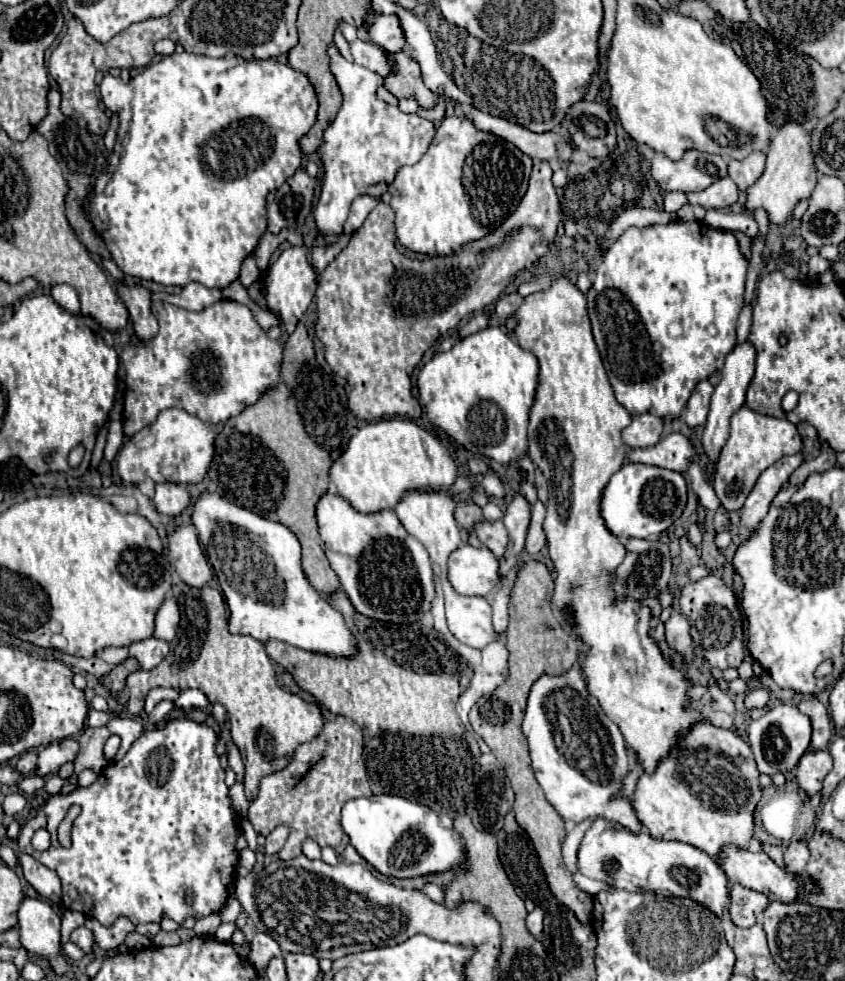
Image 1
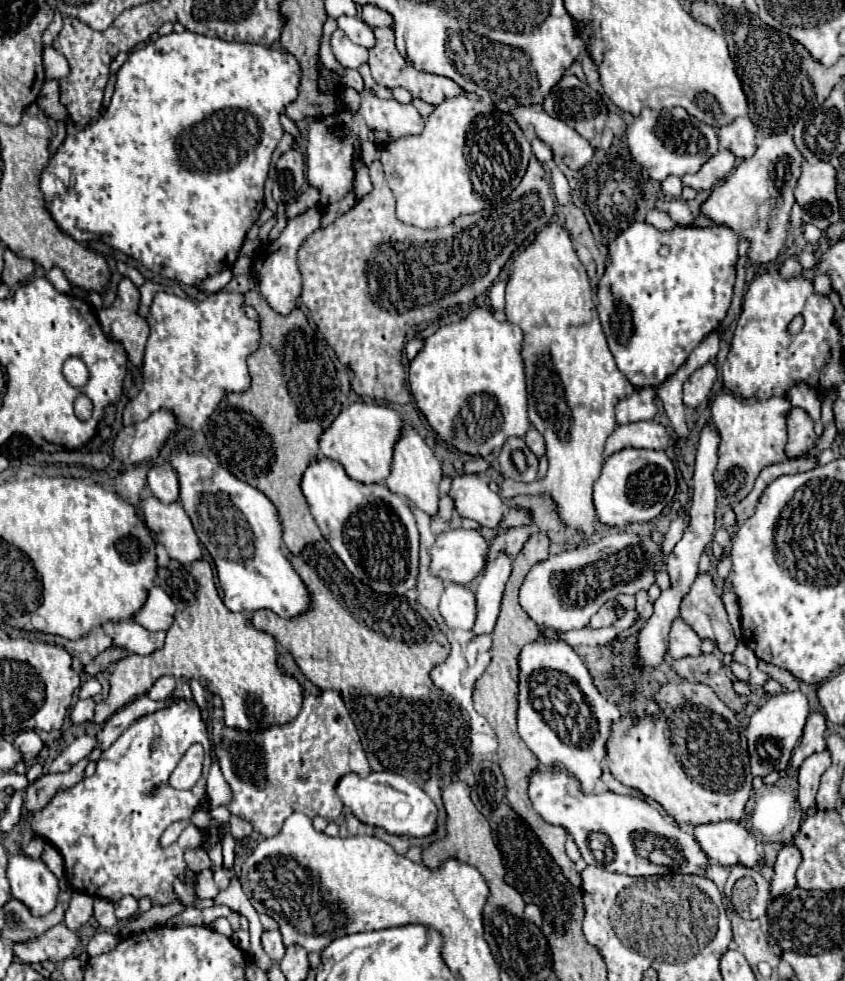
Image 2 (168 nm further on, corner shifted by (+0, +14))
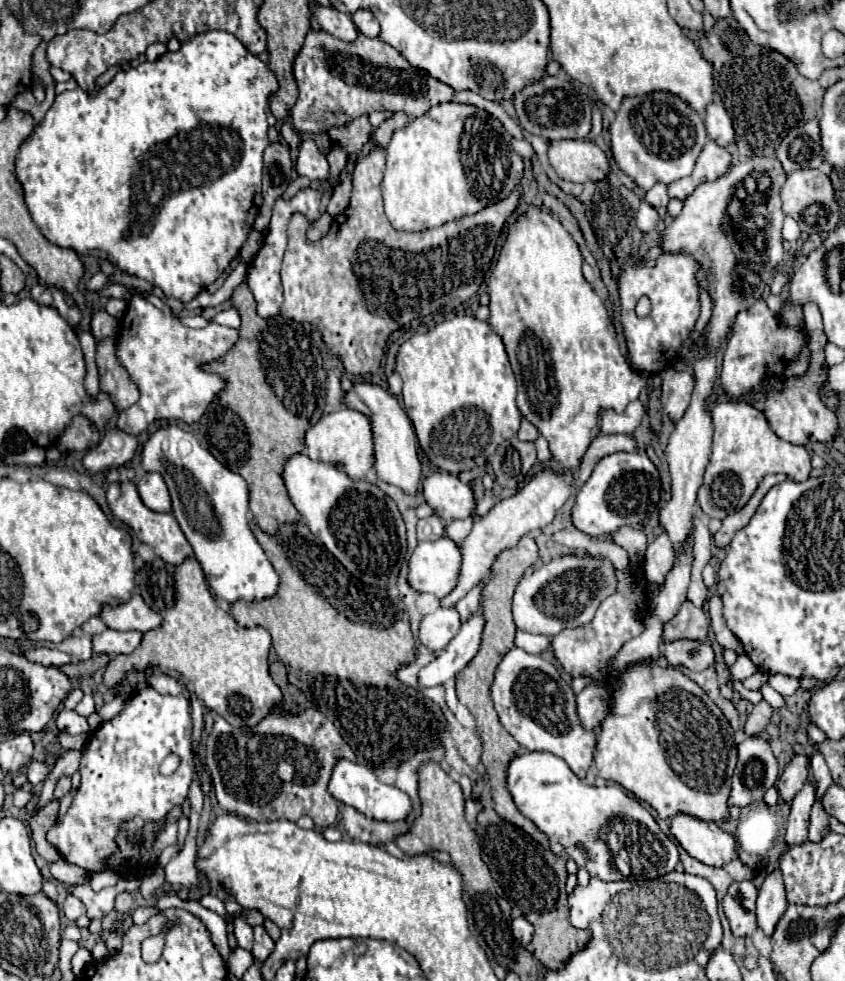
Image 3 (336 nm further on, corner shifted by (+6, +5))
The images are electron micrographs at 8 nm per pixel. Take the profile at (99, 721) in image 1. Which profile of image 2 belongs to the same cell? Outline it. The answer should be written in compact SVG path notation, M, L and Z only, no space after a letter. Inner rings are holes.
M80 699L72 705L70 709L70 721L76 725L76 727L82 727L86 723L90 723L94 719L94 701L92 699Z

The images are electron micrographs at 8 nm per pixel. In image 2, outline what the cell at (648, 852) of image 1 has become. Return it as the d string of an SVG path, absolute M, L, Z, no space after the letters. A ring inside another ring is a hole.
M542 767L530 775L528 795L532 801L532 807L536 813L550 825L564 827L574 843L578 845L584 861L588 865L604 865L612 873L626 873L626 875L668 875L668 873L696 873L700 875L706 865L708 857L702 853L700 845L692 837L692 833L680 831L678 825L658 813L654 805L650 805L644 799L632 797L632 795L620 795L614 791L604 791L600 795L586 795L580 791L578 779L570 777L566 769L562 767ZM638 833L650 833L656 837L656 847L670 857L668 865L654 865L646 855L642 855L636 847L634 835ZM610 845L610 847L608 847ZM608 851L612 851L612 861L608 863Z

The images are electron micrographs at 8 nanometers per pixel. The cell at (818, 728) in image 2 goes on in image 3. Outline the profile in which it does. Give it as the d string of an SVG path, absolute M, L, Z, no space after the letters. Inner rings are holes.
M796 754L790 760L790 764L784 768L782 776L778 778L778 792L780 792L782 800L790 802L796 796L796 792L800 790L800 786L808 780L808 774L810 774L808 762L810 762L808 756Z

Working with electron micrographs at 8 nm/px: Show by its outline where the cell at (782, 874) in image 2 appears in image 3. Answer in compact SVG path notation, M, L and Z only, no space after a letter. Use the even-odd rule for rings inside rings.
M774 870L766 876L758 900L756 900L756 916L758 916L758 926L764 930L764 934L772 934L780 914L784 914L788 906L786 900L786 888L780 870Z

